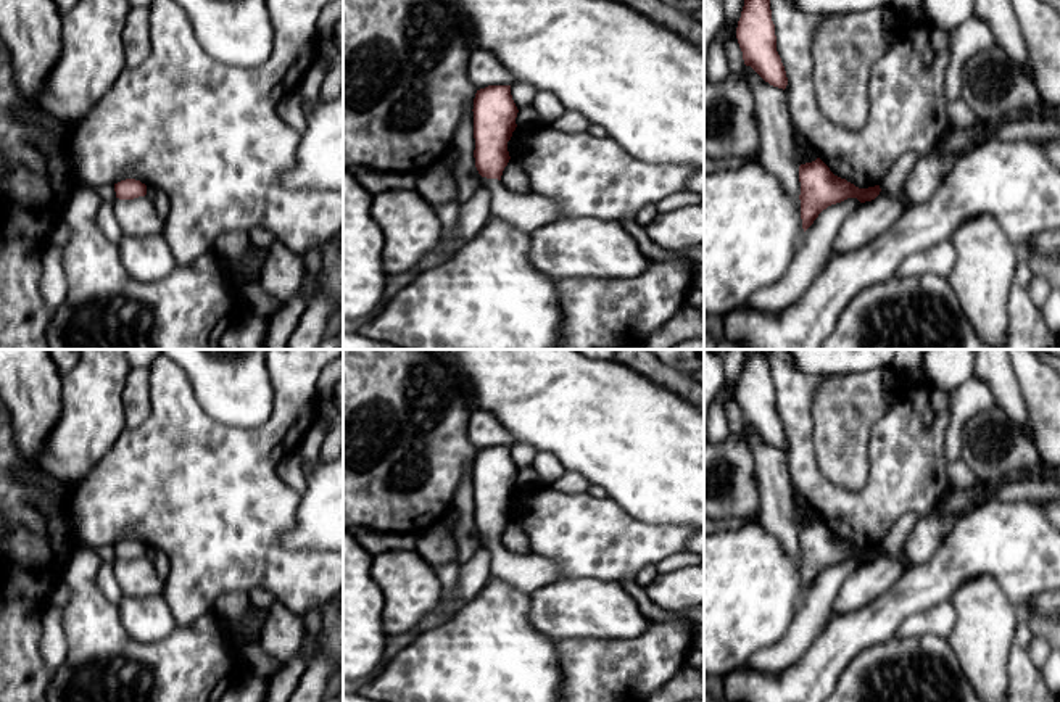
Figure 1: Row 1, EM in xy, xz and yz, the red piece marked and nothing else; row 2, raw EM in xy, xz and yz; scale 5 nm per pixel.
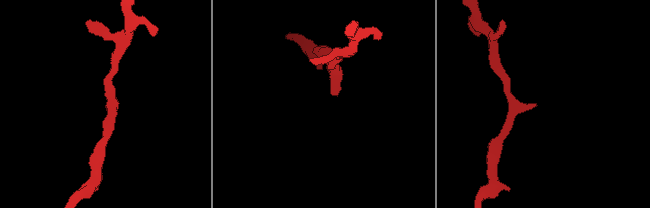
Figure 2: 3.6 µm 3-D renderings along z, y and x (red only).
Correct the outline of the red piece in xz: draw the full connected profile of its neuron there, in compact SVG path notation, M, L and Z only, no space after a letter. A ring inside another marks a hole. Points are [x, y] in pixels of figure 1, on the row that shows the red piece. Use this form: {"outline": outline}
{"outline": "M488 85L477 90L472 111L475 167L482 177L491 180L491 216L528 235L559 219L559 208L553 200L535 193L512 193L501 182L503 171L511 159L507 142L517 127L519 113L511 85Z"}

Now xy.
{"outline": "M126 179L114 184L116 198L134 200L147 195L147 185L135 179Z"}

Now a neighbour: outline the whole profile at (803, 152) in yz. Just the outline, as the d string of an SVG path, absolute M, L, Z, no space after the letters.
M794 129L793 138L794 138L794 158L799 166L812 163L818 158L818 155L812 150L805 137L797 129Z

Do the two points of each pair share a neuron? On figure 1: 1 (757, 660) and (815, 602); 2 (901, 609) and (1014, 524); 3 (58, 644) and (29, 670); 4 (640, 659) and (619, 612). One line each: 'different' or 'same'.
1: same
2: same
3: different
4: different

